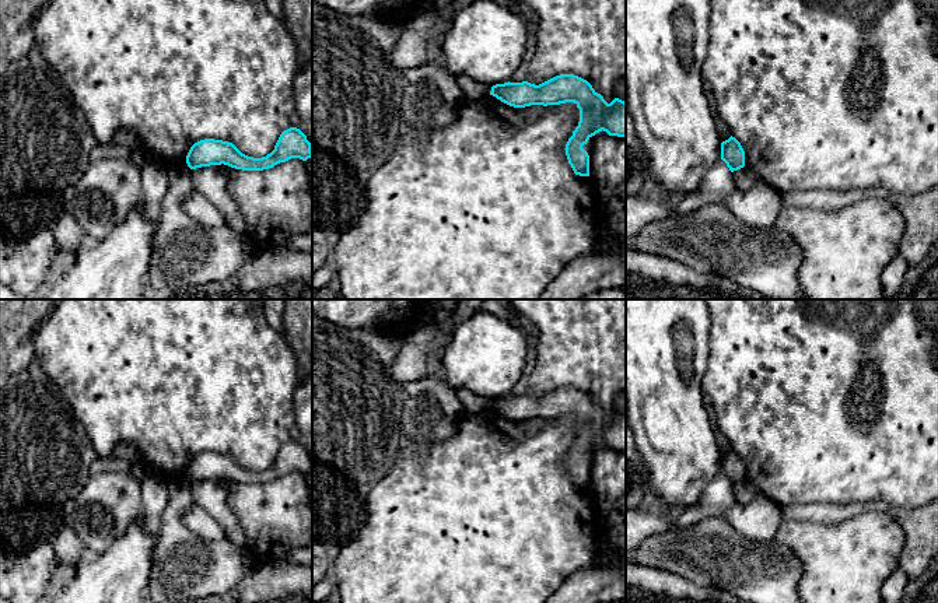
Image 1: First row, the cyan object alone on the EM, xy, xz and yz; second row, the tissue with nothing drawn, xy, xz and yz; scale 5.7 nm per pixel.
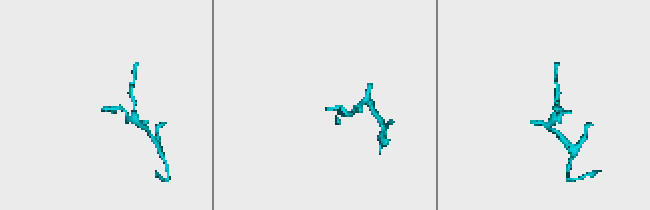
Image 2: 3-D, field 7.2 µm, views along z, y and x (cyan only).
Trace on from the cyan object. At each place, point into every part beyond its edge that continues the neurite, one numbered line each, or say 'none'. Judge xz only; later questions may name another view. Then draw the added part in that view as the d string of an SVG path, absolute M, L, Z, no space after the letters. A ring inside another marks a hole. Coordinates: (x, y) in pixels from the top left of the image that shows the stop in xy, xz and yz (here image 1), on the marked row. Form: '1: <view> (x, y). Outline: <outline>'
none

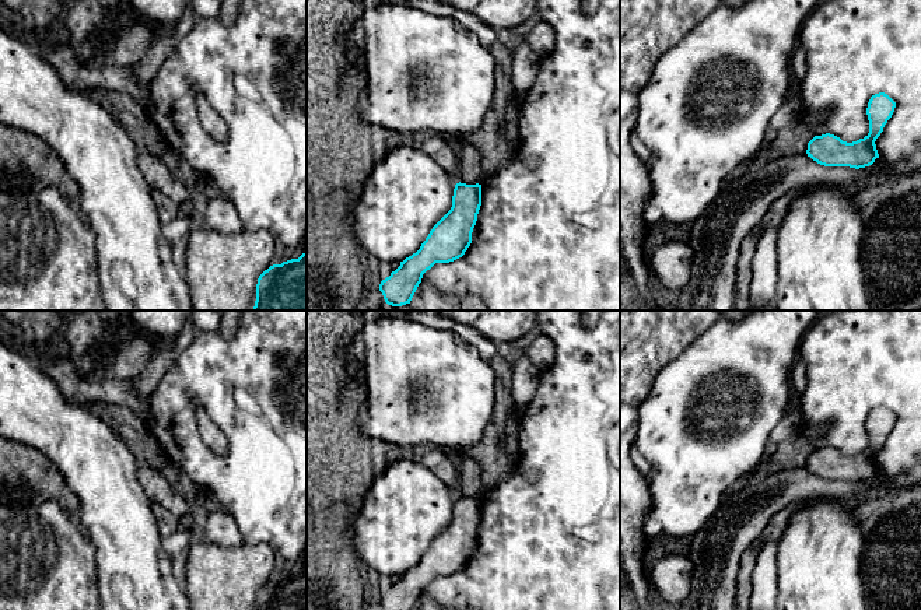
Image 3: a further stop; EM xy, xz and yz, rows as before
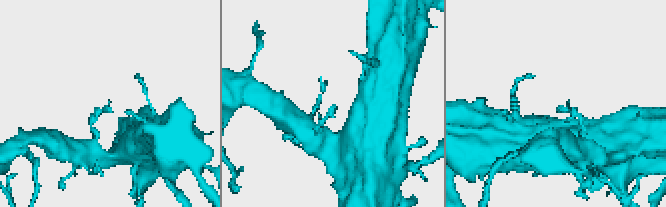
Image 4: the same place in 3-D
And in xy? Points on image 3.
none

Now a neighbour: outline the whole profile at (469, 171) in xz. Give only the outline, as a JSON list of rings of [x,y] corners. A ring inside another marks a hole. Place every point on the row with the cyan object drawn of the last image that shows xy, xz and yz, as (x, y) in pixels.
[[[470,144],[458,146],[458,179],[460,183],[476,185],[481,180],[481,152],[477,147]]]

